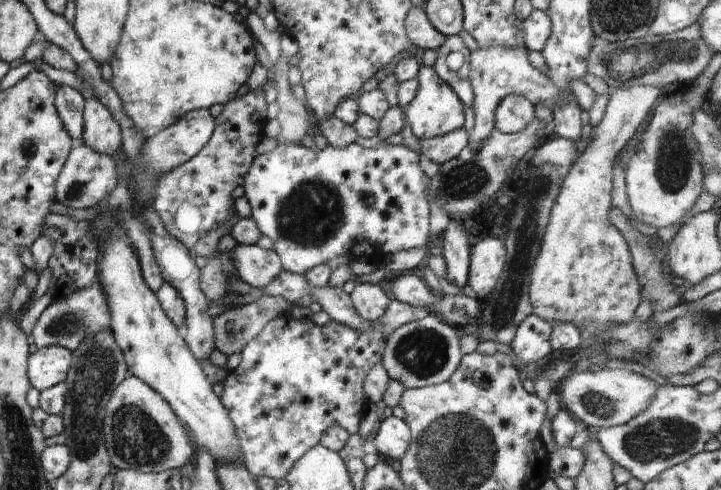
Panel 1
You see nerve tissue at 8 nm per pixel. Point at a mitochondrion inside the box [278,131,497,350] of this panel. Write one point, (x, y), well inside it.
(460, 184)

